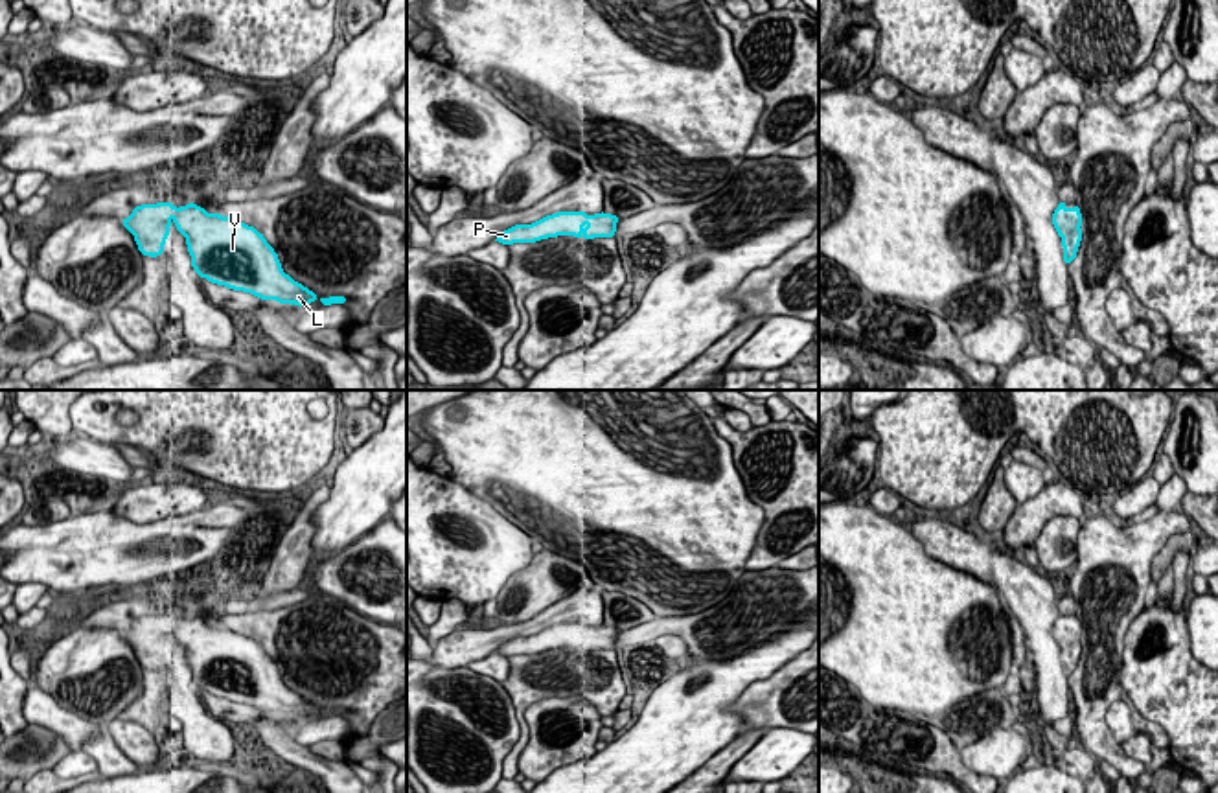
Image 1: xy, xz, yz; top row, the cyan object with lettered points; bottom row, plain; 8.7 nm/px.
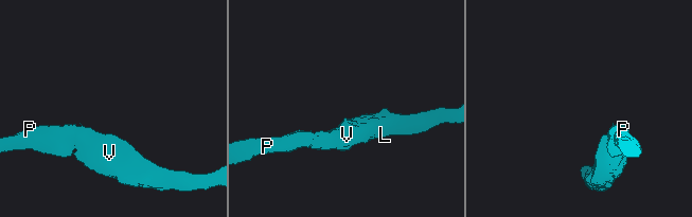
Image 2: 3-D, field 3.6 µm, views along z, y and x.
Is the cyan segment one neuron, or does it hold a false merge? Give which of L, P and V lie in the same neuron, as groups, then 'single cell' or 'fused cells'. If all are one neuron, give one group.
groups L P V; single cell

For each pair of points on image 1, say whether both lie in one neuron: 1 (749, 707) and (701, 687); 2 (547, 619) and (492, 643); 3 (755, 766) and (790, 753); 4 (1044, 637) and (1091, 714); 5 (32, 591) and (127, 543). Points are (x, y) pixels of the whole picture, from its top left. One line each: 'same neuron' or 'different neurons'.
1: different neurons
2: same neuron
3: same neuron
4: different neurons
5: different neurons

